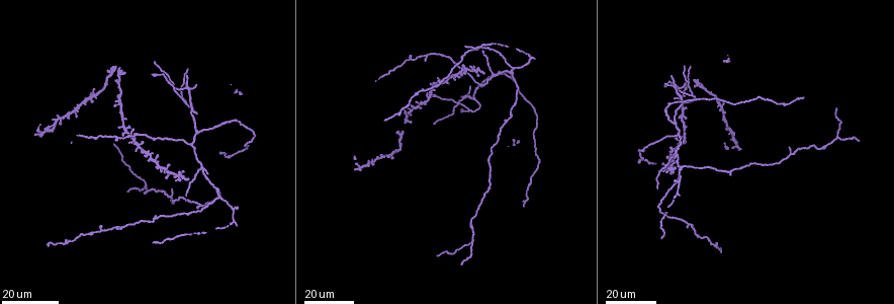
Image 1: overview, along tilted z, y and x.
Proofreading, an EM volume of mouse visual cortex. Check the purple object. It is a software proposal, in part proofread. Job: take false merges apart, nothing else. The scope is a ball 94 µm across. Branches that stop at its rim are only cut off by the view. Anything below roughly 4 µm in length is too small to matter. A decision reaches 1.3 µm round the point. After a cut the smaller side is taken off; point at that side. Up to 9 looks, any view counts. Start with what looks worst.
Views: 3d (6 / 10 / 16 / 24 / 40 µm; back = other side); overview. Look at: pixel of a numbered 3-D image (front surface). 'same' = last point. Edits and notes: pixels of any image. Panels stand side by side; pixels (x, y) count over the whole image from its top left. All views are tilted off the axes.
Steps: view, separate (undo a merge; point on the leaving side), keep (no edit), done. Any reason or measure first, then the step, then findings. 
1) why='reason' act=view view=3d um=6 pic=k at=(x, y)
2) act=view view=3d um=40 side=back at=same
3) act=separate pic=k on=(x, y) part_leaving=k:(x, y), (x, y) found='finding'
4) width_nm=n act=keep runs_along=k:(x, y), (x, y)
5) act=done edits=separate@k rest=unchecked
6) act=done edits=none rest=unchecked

why='four-way junction' act=view view=3d um=24 pic=1 at=(677, 151)

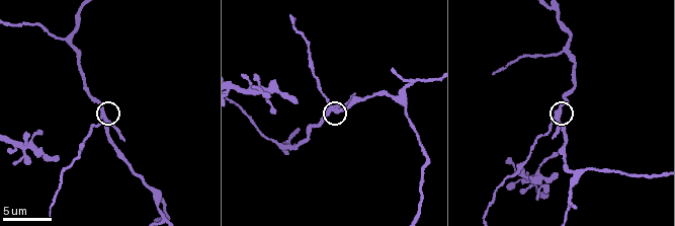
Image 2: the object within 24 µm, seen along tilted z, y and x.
act=view view=3d um=10 pic=2 at=(104, 116)

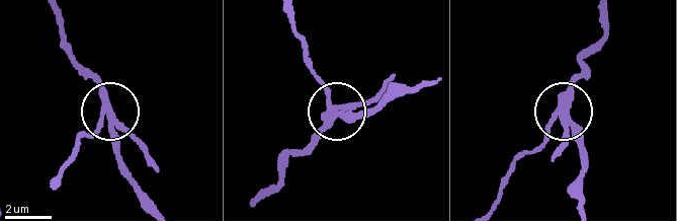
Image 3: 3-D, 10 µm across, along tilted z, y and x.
side_arm_um=100 arms=4 act=separate pic=3 on=(99, 129) found='a second cell is stuck on'

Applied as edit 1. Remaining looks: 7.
act=view view=overview

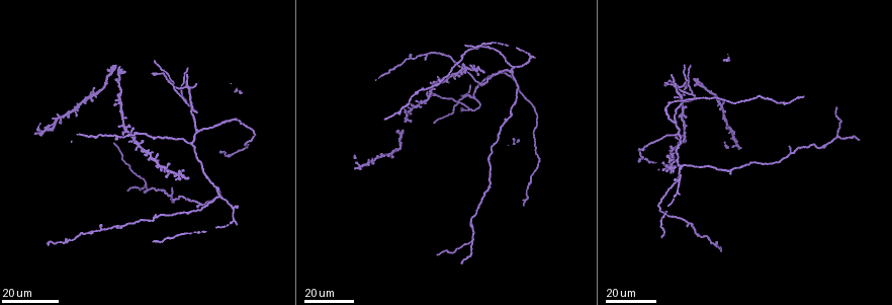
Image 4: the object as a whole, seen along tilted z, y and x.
why='arms part here' act=view view=3d um=24 pic=4 at=(476, 100)

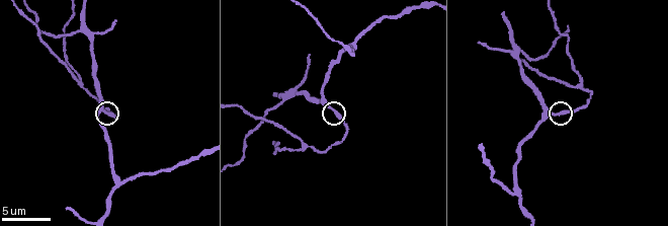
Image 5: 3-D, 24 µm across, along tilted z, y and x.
why='closer look' act=view view=3d um=6 pic=5 at=(552, 114)

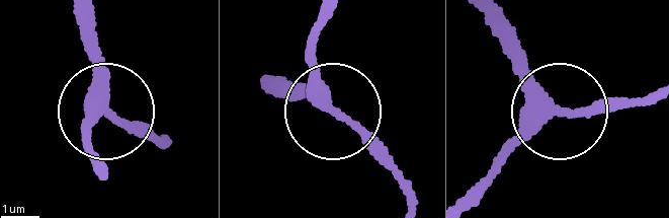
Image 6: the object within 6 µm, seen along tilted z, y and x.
side_arm_um=30 act=keep runs_along=6:(103, 159), (88, 133), (103, 97), (83, 31) found='continuous, no second cell'

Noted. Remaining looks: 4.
why='thin arm on a thick one' act=view view=3d um=6 pic=2 at=(404, 97)

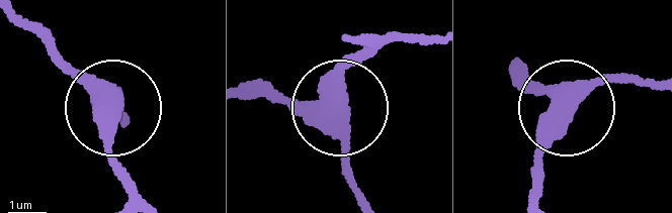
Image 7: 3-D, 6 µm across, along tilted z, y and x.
arms=3 act=keep runs_along=7:(16, 14), (107, 98), (120, 180) found='continuous, no second cell'

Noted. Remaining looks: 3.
why='three arms meet' act=view view=3d um=6 pic=5 at=(581, 86)

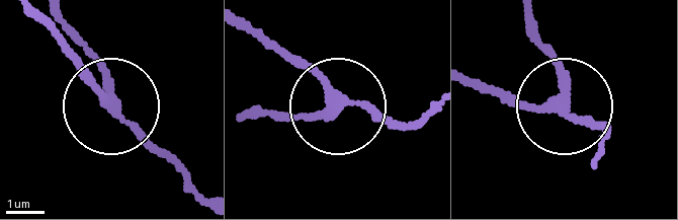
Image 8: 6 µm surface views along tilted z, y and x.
width_nm=220 act=keep runs_along=8:(197, 193), (132, 133), (111, 82), (62, 18) found='all the same cell'

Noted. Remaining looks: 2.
act=done edits=separate@3 rest=unchecked

